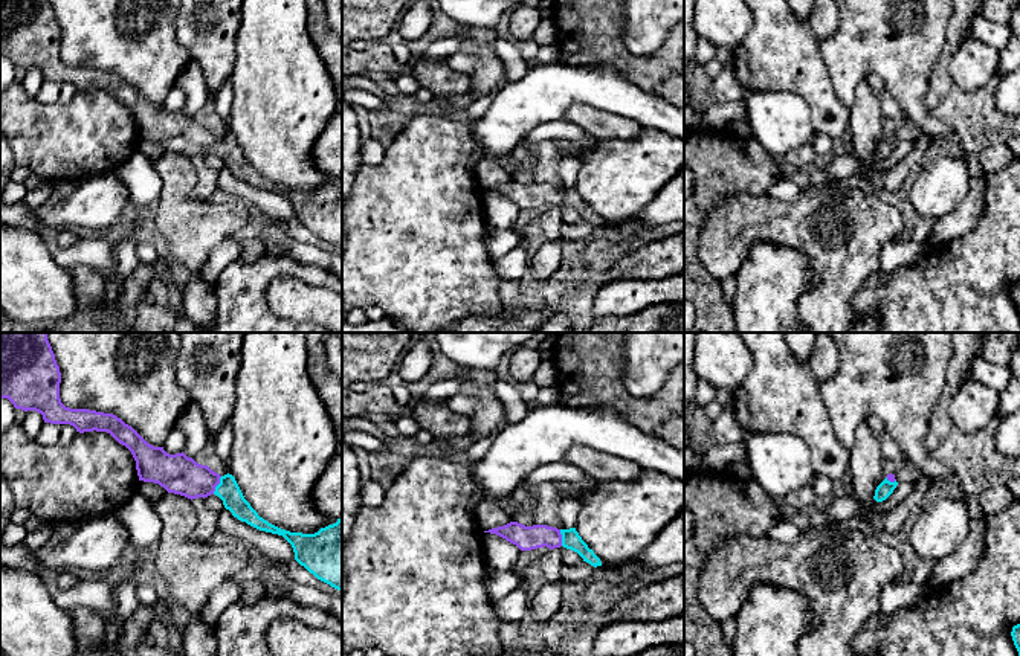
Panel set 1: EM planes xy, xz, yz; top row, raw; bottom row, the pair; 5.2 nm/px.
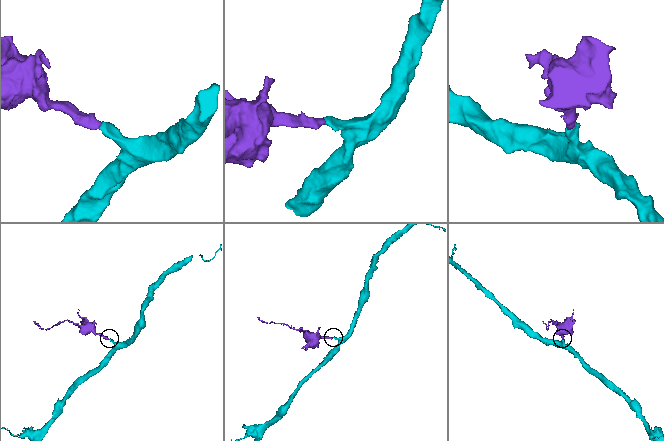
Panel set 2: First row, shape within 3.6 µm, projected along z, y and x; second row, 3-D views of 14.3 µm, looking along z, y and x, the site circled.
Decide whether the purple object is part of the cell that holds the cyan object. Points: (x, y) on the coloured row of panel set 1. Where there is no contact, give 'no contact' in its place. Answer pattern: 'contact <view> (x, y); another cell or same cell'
contact xy (217, 485); same cell

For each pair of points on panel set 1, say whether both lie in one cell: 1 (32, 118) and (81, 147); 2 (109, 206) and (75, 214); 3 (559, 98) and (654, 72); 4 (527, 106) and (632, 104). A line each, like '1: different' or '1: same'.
1: same
2: same
3: different
4: same

